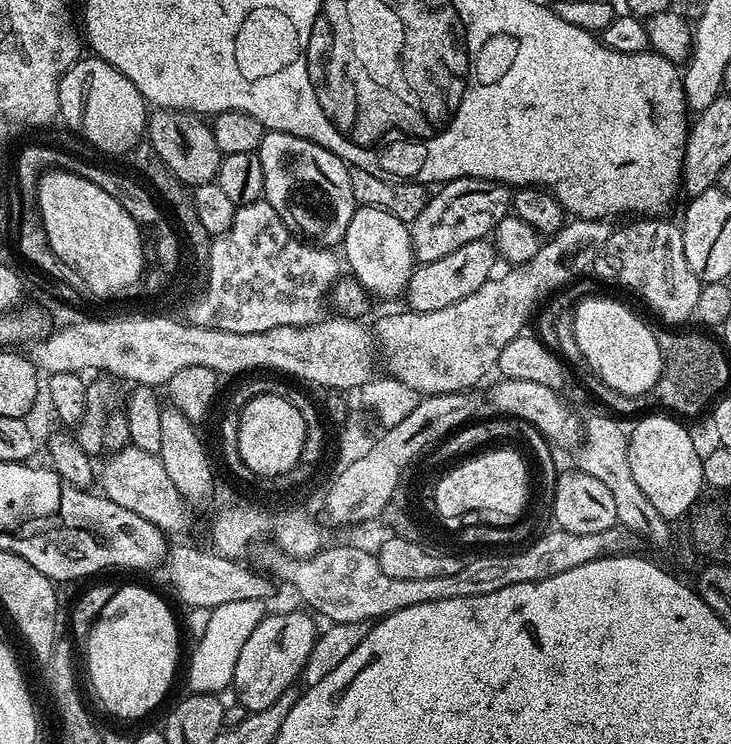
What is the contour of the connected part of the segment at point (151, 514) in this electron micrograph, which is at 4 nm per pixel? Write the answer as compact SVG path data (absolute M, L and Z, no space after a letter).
M131 446L113 451L111 455L112 457L105 462L104 469L101 472L99 469L98 472L98 484L104 487L101 488L103 495L107 496L110 502L118 502L118 506L138 514L138 518L146 518L146 522L154 522L154 526L158 526L165 534L182 531L188 524L189 505L182 498L182 494L178 494L178 486L170 482L170 474L166 474L166 466L162 466L159 455Z

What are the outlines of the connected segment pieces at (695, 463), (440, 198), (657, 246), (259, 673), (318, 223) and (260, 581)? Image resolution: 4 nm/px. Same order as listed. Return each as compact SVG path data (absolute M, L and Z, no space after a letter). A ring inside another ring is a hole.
M668 414L660 415L664 416L648 416L630 428L628 437L630 470L634 474L634 482L638 482L642 494L646 494L646 498L650 498L650 502L657 508L658 514L662 514L669 522L675 522L679 516L687 517L693 511L694 505L701 499L701 497L699 498L700 491L705 491L702 452L696 449L691 434L680 425L683 423L679 419Z
M458 178L439 185L429 195L422 214L410 225L412 249L417 261L438 262L438 258L446 258L458 246L466 246L466 242L474 242L491 237L495 233L498 222L510 215L513 189L496 180L482 178Z
M636 218L625 228L617 227L606 238L592 260L591 271L608 284L629 288L641 296L668 326L684 326L692 320L698 302L701 280L686 262L686 246L682 242L683 227L671 224L668 218Z
M303 611L276 612L273 616L272 613L266 614L262 622L254 626L254 634L246 638L242 654L238 654L238 662L234 666L231 683L244 710L257 712L274 706L284 691L301 679L306 658L310 658L310 650L318 635L318 627L312 621L313 613Z
M265 131L258 149L264 179L263 199L278 210L278 218L291 232L309 244L335 249L343 245L346 226L357 210L350 190L349 165L338 154L285 132Z
M180 544L177 548L175 545L166 557L168 576L176 587L177 598L186 604L185 606L189 609L194 607L213 609L222 606L222 602L269 599L273 581L267 575L258 576L240 560L231 560L228 556L219 555L215 551L207 551L191 548L188 544Z

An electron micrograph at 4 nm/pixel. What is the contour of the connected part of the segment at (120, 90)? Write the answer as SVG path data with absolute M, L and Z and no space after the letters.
M95 54L85 55L66 70L58 98L59 119L65 120L86 143L93 144L100 152L109 152L112 156L119 152L128 154L145 139L150 108L144 95L126 74Z

